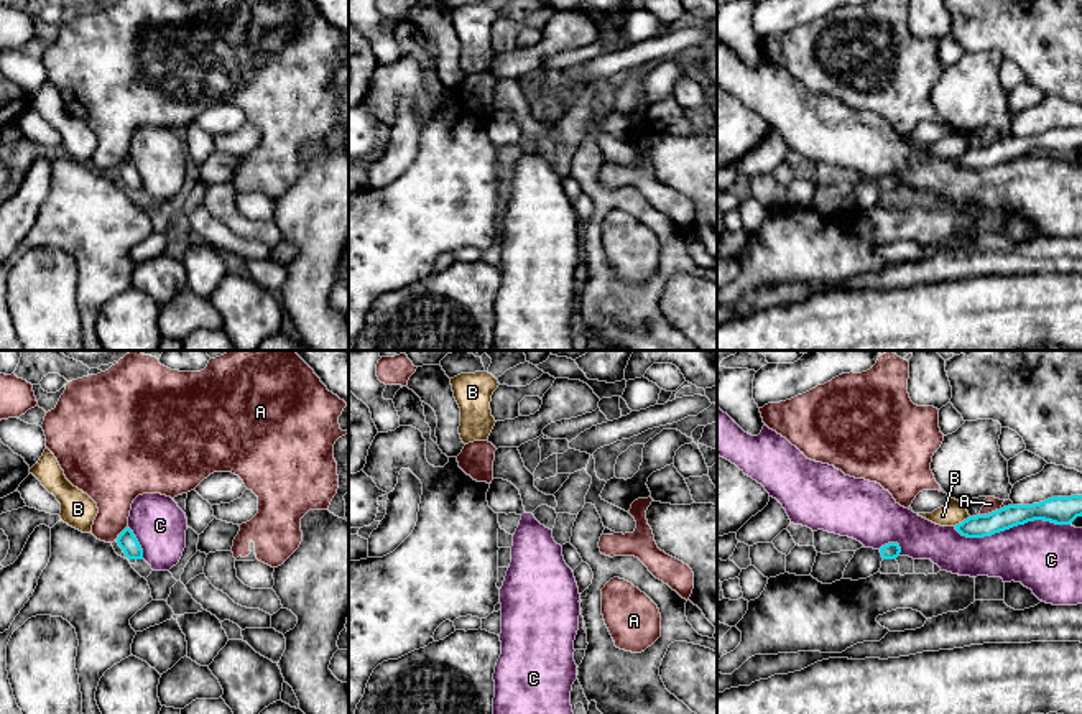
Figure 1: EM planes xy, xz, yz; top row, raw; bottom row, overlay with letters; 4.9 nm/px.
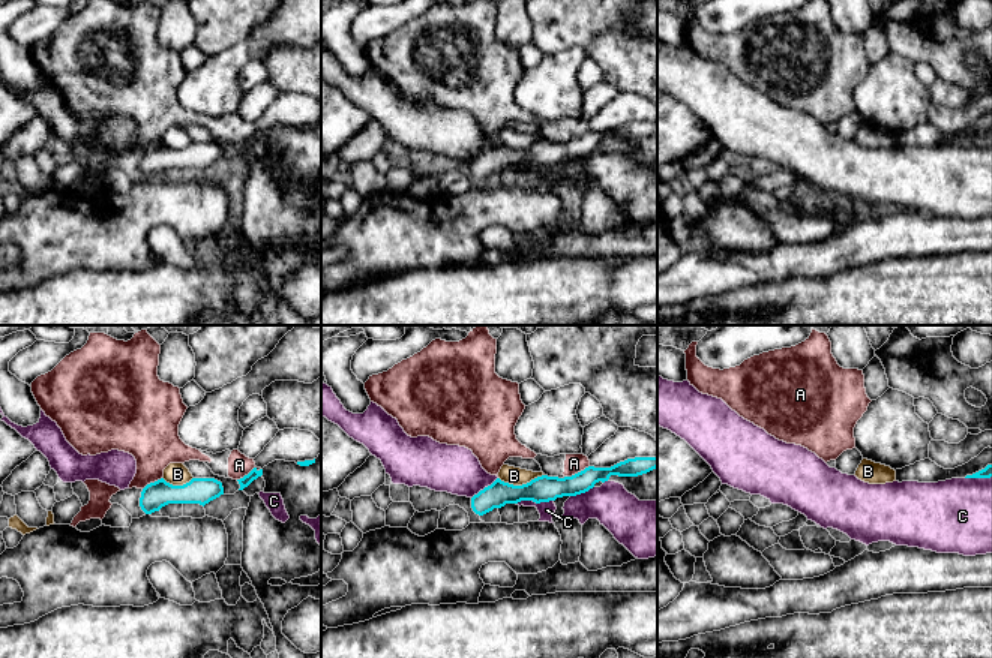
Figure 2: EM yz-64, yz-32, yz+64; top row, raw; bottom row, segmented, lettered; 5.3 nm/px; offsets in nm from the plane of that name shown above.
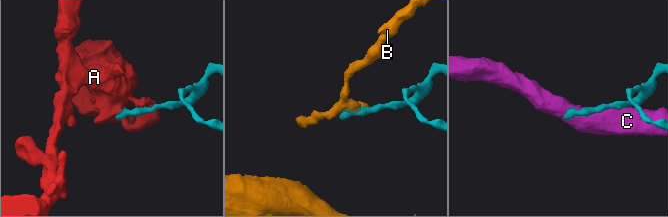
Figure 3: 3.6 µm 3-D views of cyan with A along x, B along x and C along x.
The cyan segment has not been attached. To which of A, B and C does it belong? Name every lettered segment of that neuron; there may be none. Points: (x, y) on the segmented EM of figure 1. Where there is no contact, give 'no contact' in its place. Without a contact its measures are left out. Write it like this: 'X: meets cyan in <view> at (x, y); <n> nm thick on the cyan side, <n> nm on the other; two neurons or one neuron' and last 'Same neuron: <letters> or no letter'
A: meets cyan in yz at (992, 512); 110 nm thick on the cyan side, 70 nm on the other; two neurons
B: meets cyan in yz at (962, 522); 110 nm thick on the cyan side, 120 nm on the other; two neurons
C: meets cyan in yz at (1012, 527); 140 nm thick on the cyan side, 340 nm on the other; two neurons
Same neuron: no letter

